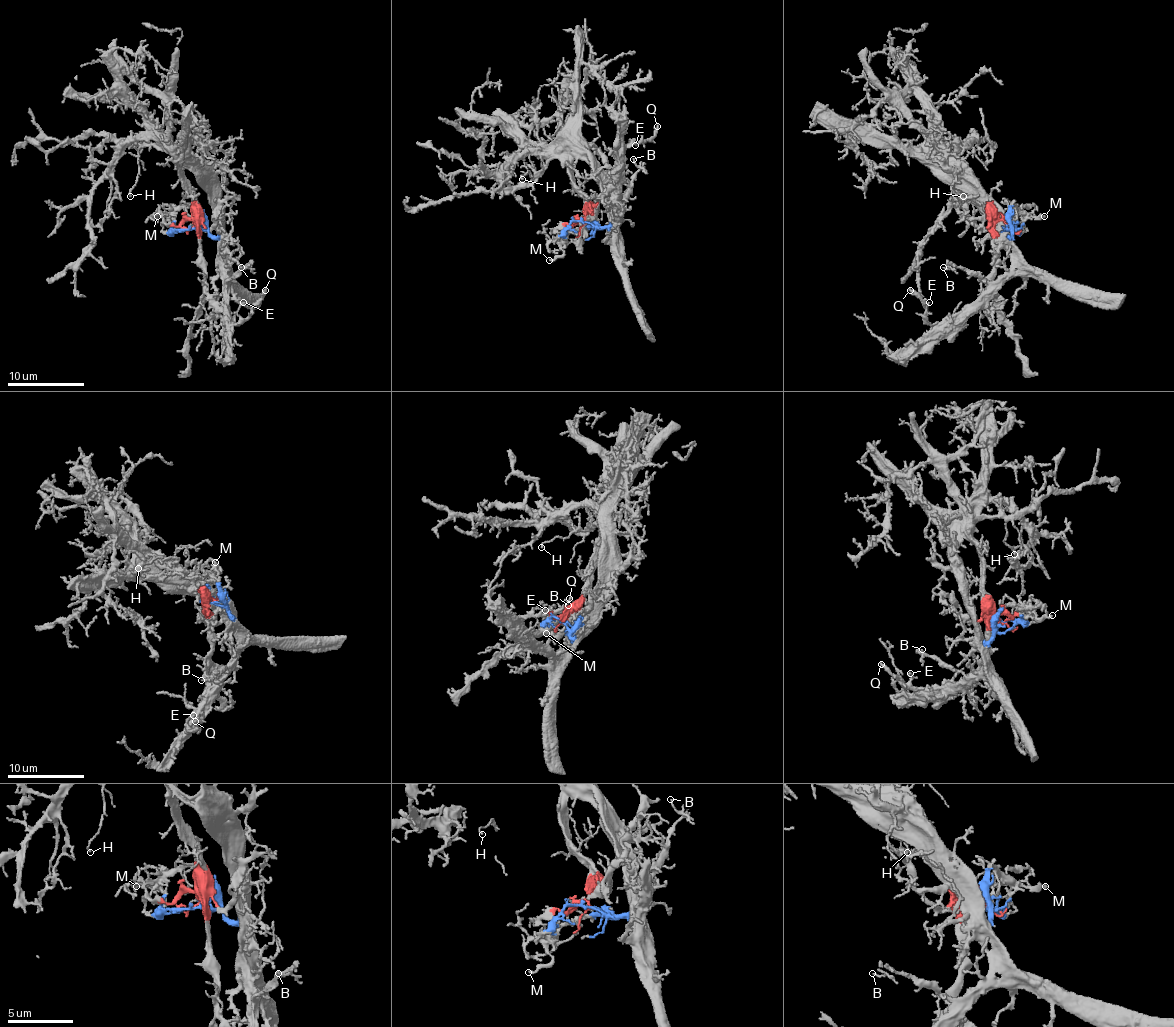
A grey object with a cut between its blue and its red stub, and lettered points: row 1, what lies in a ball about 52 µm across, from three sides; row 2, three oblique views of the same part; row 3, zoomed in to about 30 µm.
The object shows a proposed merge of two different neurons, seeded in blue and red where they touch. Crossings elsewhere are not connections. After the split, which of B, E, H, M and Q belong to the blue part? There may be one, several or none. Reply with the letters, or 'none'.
B, E, M, Q

